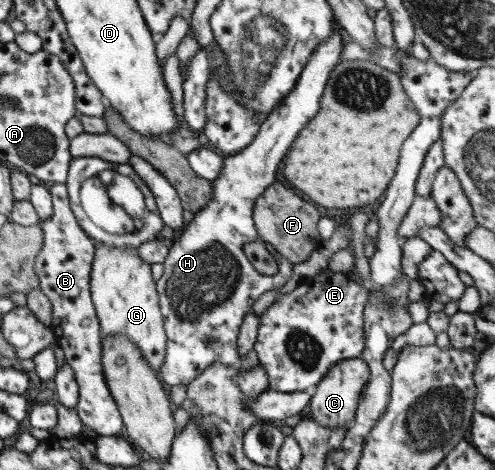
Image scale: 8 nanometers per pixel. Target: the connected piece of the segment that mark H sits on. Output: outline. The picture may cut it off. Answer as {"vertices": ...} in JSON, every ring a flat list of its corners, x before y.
{"vertices":[[333,16,331,23,330,36,326,40,318,42,318,46,314,46,312,54,306,60,306,66,302,68,302,73,298,74,298,78,294,82,294,86,288,90,288,95,280,98,280,102,264,115,252,142,234,155,223,155,220,173,216,175,214,181,210,181,212,182,210,202,194,213,194,218,186,224,186,229,180,233,178,239,168,242,167,255,162,263,163,273,155,282,158,307,166,336,164,362,156,373,166,388,174,385,185,386,215,362,238,368,241,359,237,353,236,341,239,325,244,321,244,314,252,309,252,303,261,294,268,290,277,290,291,278,292,264,282,258,269,244,265,244,264,248,276,260,277,273,275,276,259,275,244,256,242,246,259,238,252,220,254,201,266,187,275,181,276,169,278,169,280,161,284,159,292,139,306,125,306,121,316,113,318,99,326,85,326,79,330,76,334,66,340,62,340,53,342,53,342,45,346,37,344,34,340,35,341,27,333,19]]}

